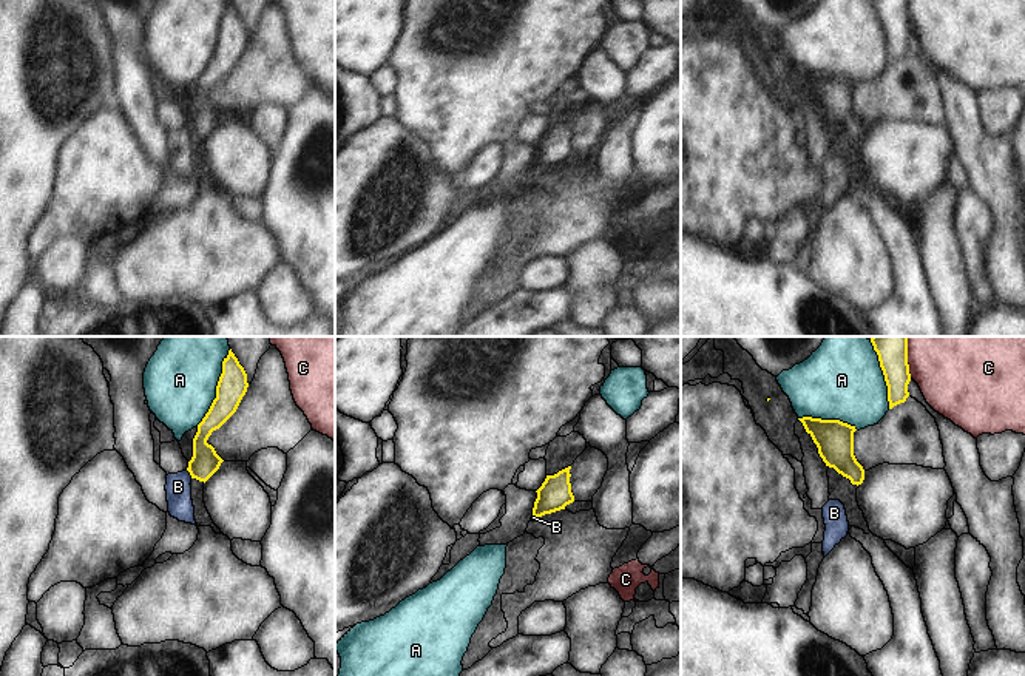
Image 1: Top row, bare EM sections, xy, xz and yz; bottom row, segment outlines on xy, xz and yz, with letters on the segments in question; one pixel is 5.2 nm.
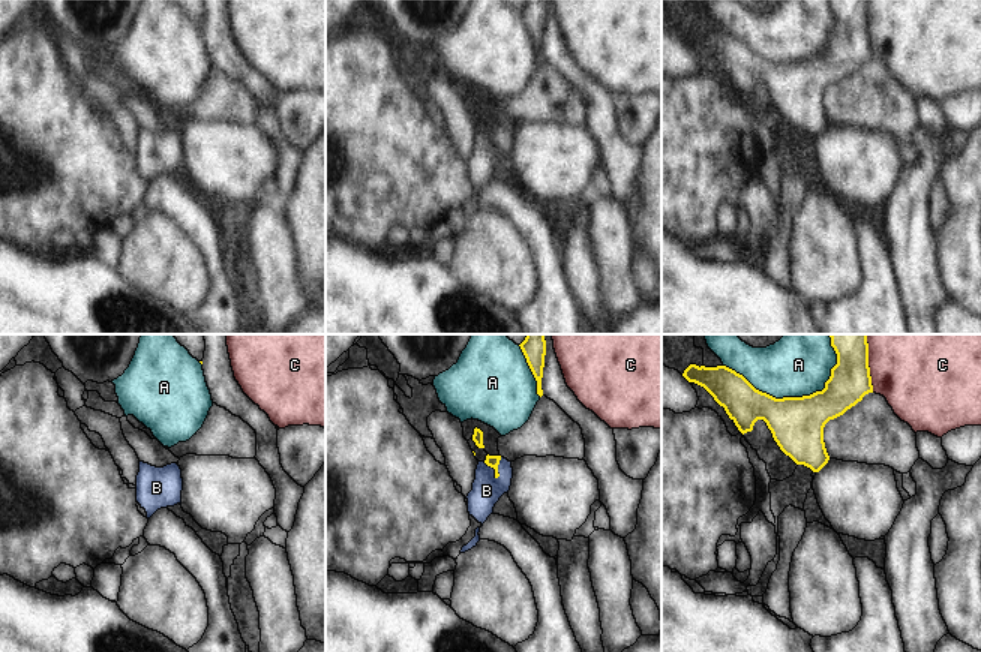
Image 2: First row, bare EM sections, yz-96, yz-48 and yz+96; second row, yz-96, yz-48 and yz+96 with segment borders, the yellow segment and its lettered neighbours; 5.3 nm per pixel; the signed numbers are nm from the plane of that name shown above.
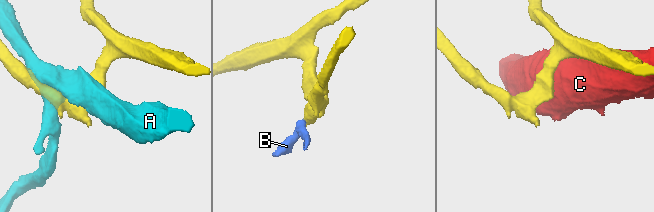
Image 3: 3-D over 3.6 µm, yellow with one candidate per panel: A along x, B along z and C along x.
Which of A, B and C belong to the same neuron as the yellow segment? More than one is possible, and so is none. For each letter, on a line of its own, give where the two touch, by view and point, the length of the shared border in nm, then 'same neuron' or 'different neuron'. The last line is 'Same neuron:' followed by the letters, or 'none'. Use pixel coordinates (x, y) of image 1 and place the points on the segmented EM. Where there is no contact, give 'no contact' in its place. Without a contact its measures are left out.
A: meets yellow in xy at (216, 388); contact 440 nm long; different neuron
B: meets yellow in xy at (190, 474); contact 50 nm long; same neuron
C: meets yellow in yz at (906, 357); contact 220 nm long; different neuron
Same neuron: B

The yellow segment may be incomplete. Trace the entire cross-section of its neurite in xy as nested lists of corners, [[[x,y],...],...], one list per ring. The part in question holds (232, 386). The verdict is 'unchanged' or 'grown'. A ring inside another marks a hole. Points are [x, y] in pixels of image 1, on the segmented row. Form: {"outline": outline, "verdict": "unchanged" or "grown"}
{"outline": [[[230,349],[222,361],[216,398],[198,424],[198,432],[193,438],[193,457],[188,461],[188,468],[182,472],[167,475],[168,512],[179,522],[198,526],[190,483],[193,478],[205,483],[224,461],[207,440],[213,431],[219,429],[236,412],[247,387],[247,373]]], "verdict": "grown"}

